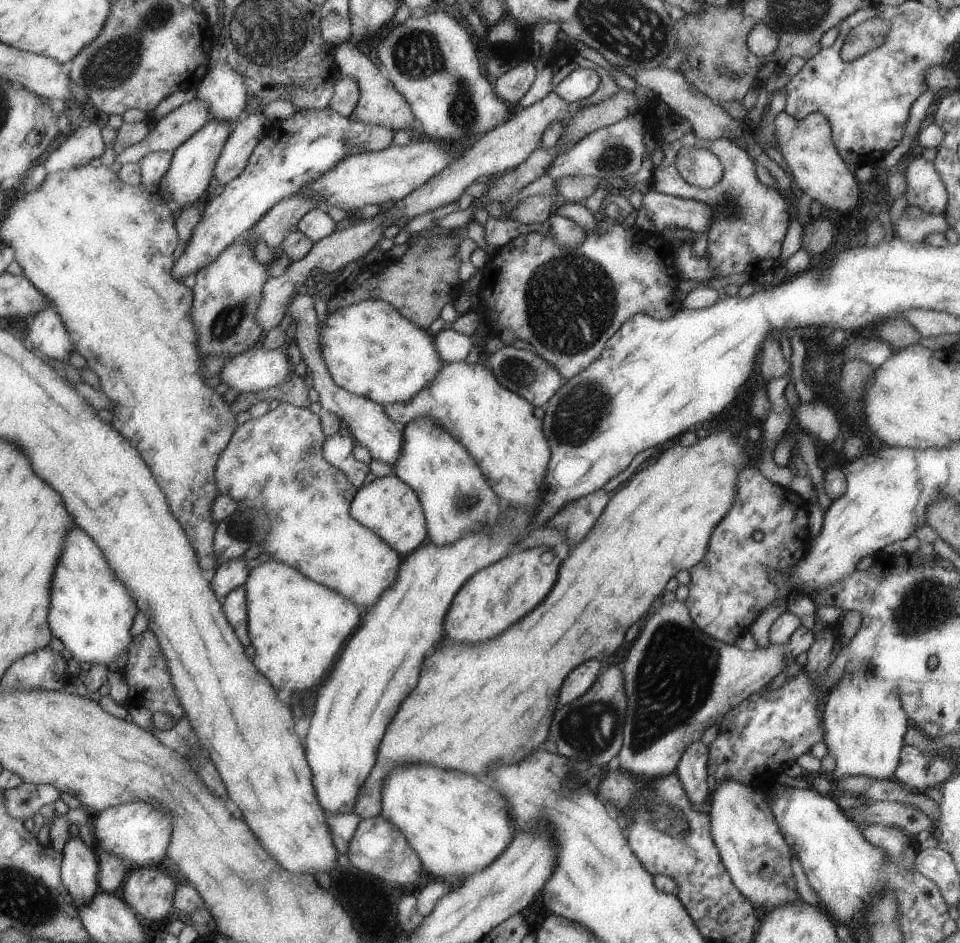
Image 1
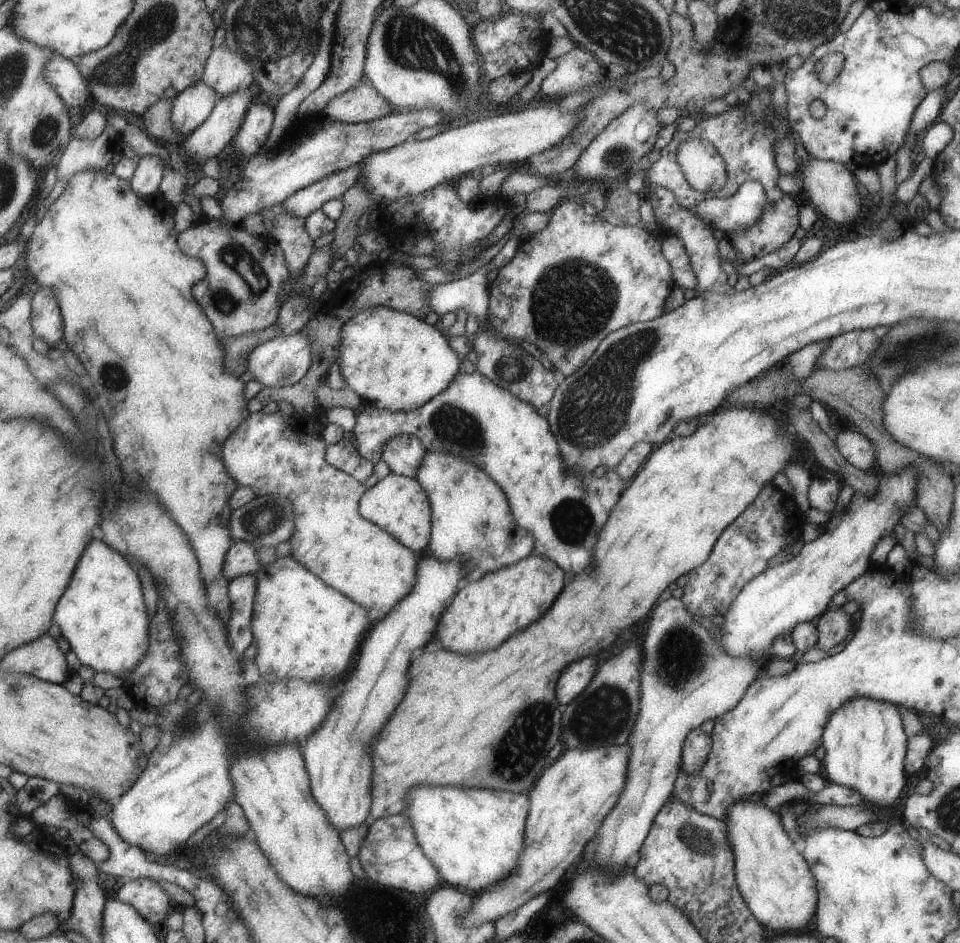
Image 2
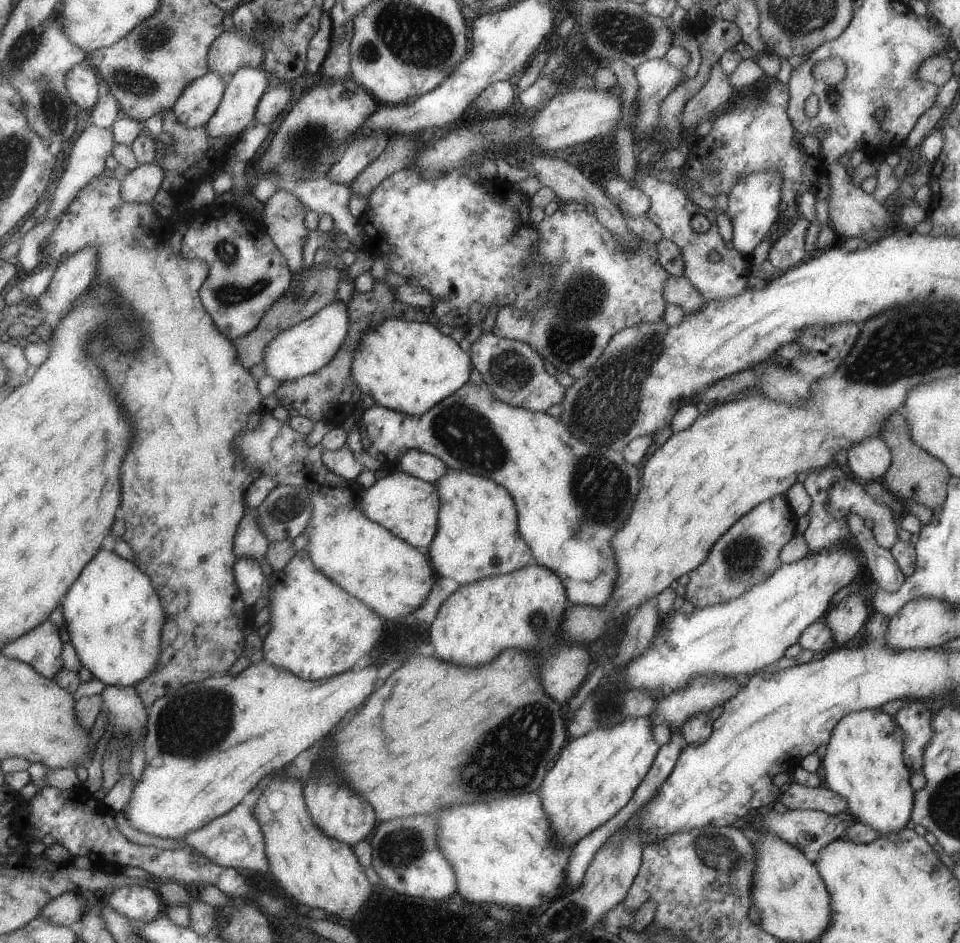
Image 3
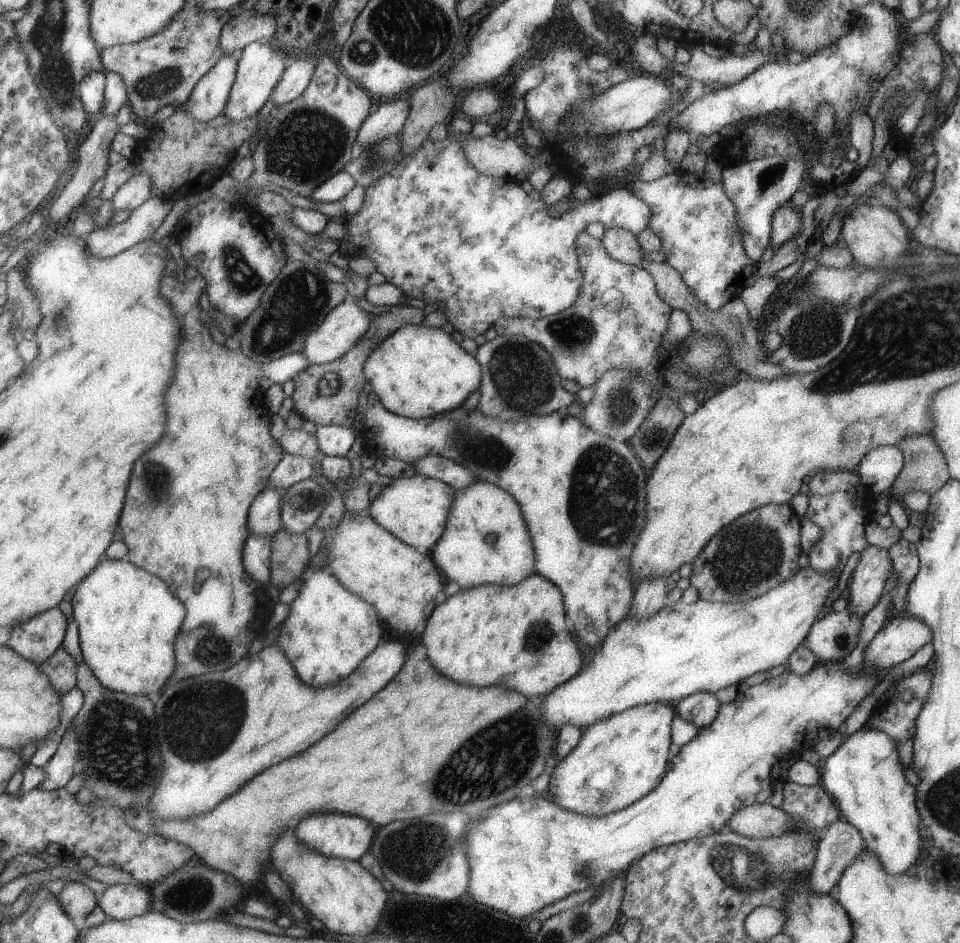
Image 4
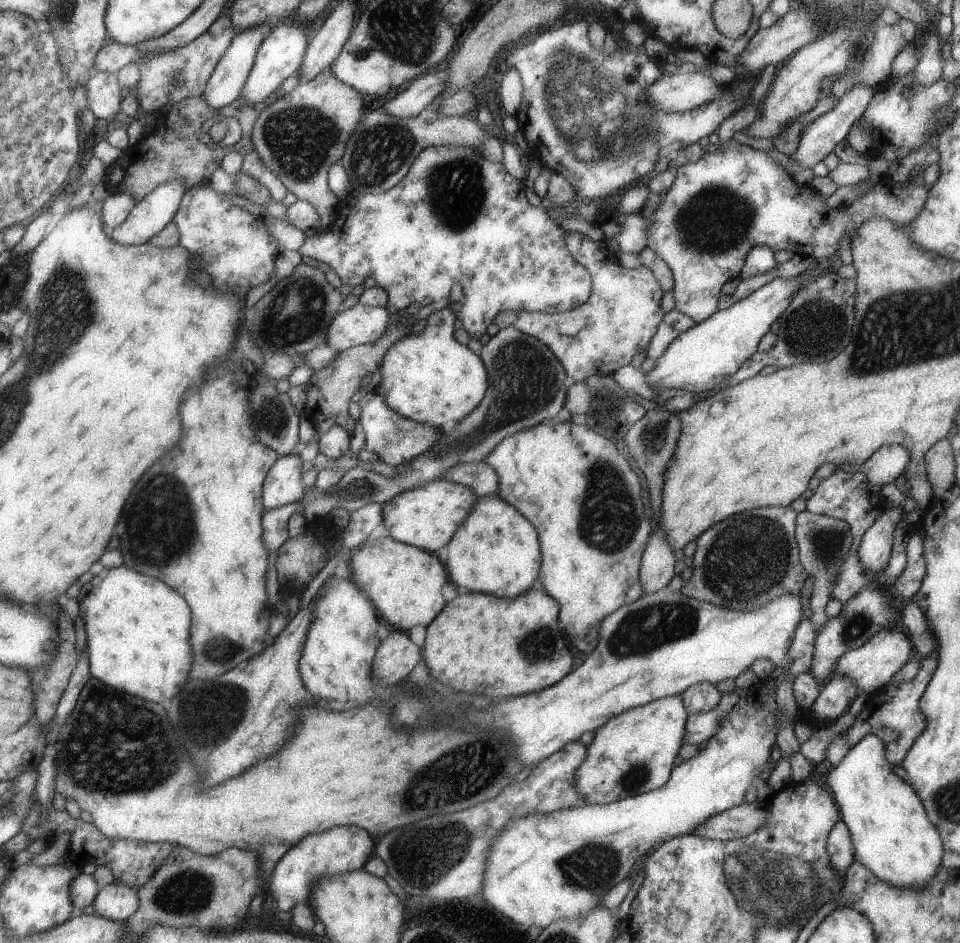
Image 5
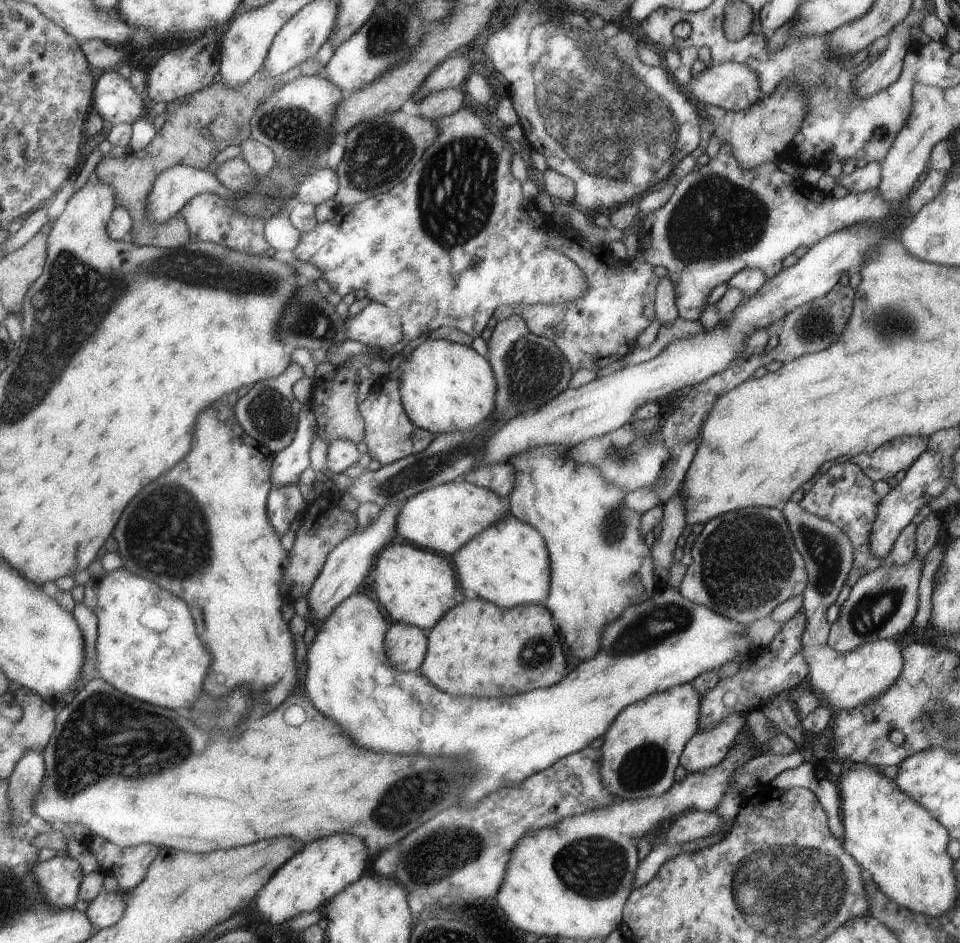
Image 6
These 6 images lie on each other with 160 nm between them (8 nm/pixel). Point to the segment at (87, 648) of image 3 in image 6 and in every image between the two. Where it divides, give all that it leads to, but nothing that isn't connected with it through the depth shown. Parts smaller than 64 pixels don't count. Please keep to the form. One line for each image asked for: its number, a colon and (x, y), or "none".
4: (127, 619)
5: (137, 630)
6: (146, 646)

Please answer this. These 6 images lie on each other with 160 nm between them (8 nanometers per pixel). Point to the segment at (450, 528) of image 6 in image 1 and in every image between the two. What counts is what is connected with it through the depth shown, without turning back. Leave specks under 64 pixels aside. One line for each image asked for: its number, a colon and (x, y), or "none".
1: (388, 507)
2: (398, 505)
3: (407, 506)
4: (415, 510)
5: (425, 517)

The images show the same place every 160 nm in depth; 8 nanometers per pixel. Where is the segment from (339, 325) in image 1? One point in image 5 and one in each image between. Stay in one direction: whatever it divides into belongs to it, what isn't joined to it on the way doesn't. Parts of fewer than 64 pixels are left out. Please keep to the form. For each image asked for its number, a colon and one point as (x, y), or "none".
2: (388, 359)
3: (406, 366)
4: (417, 372)
5: (429, 378)

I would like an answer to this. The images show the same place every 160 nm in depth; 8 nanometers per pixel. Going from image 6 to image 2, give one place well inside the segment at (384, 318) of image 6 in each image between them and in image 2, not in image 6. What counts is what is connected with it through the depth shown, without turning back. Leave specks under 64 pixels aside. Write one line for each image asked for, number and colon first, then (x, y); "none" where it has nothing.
2: (282, 361)
3: (303, 348)
4: (342, 327)
5: (359, 325)

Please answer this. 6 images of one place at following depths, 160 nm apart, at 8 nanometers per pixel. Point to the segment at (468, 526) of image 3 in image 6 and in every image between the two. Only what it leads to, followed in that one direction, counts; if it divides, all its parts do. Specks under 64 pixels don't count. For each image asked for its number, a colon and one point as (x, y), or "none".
4: (486, 541)
5: (495, 551)
6: (507, 563)

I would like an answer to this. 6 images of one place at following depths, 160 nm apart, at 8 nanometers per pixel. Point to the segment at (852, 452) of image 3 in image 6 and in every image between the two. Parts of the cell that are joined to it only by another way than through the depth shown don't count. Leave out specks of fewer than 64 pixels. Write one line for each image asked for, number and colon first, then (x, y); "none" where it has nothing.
4: (878, 469)
5: (885, 464)
6: (897, 454)

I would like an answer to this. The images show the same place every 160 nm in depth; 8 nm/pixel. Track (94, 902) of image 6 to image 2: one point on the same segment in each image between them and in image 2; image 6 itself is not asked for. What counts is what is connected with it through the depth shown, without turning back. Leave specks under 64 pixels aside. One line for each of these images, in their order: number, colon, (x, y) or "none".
2: (145, 896)
3: (137, 902)
4: (119, 902)
5: (116, 902)

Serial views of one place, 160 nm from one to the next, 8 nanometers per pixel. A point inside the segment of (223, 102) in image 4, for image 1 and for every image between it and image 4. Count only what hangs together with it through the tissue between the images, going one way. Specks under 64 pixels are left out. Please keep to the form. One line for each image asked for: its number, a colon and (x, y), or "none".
1: (166, 134)
2: (189, 109)
3: (199, 99)

